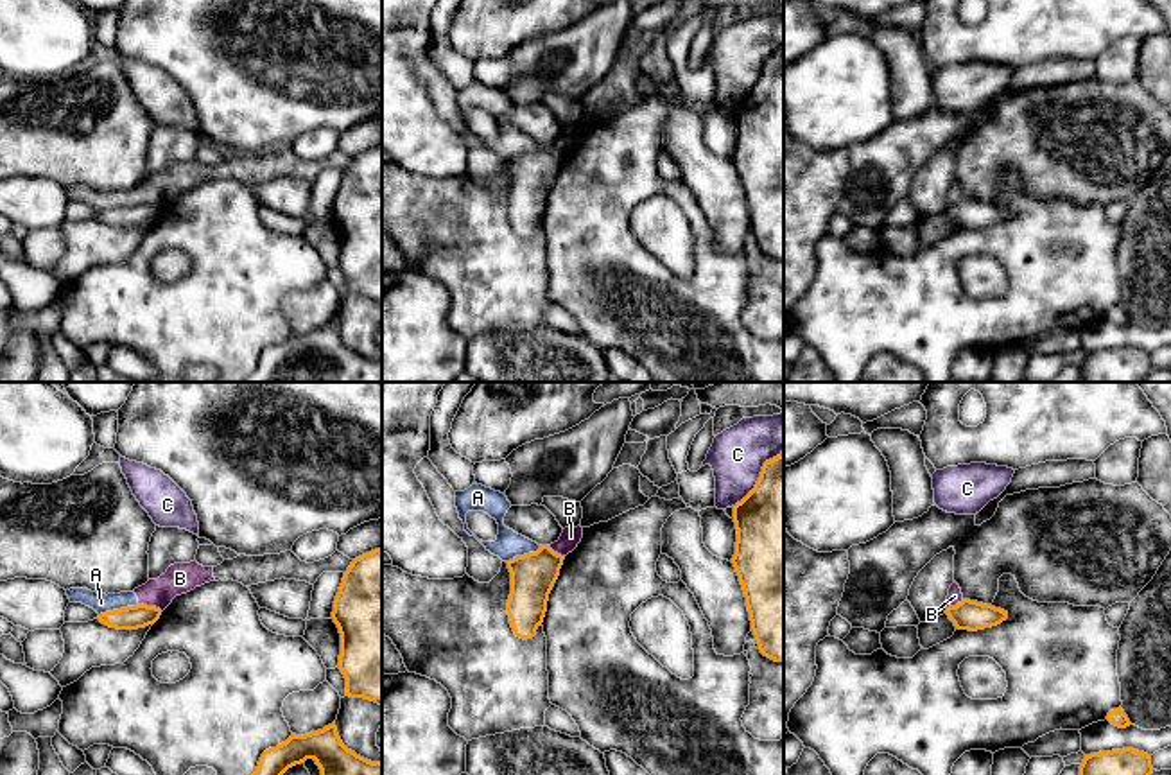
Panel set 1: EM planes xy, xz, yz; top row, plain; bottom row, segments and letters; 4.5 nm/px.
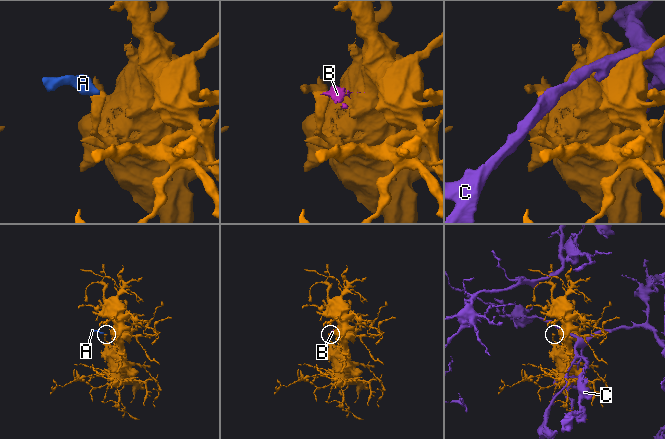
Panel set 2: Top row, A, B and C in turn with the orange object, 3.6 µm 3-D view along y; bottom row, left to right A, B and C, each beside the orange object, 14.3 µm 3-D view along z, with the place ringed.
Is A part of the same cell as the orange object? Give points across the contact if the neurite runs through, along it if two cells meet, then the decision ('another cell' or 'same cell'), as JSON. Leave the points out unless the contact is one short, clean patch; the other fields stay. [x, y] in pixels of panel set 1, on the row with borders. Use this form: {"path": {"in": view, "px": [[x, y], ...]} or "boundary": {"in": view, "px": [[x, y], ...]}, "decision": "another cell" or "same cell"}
{"boundary": {"in": "xy", "px": [[137, 603], [126, 609], [106, 610], [99, 616]]}, "decision": "another cell"}

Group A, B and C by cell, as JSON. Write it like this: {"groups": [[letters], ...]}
{"groups": [["A", "B"], ["C"]]}

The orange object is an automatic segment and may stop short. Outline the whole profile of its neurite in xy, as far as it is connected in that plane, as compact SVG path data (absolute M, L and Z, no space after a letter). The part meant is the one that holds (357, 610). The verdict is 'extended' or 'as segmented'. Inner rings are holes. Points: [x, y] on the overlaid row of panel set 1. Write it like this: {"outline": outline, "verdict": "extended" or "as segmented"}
{"outline": "M382 547L351 562L334 601L346 696L382 700Z", "verdict": "as segmented"}

